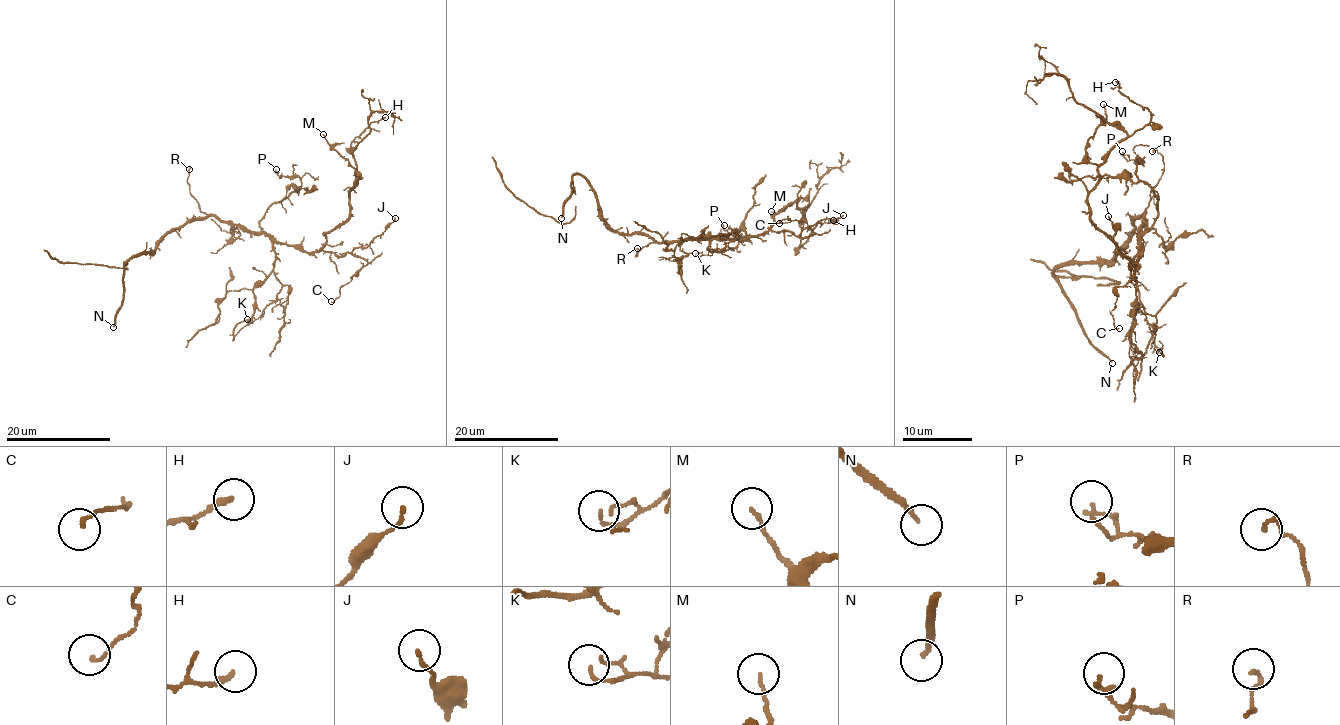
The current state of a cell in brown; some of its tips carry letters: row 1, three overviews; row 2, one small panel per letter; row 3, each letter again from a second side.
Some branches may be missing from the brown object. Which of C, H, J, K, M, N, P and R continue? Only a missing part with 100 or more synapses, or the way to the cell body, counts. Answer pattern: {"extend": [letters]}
{"extend": ["N"]}

